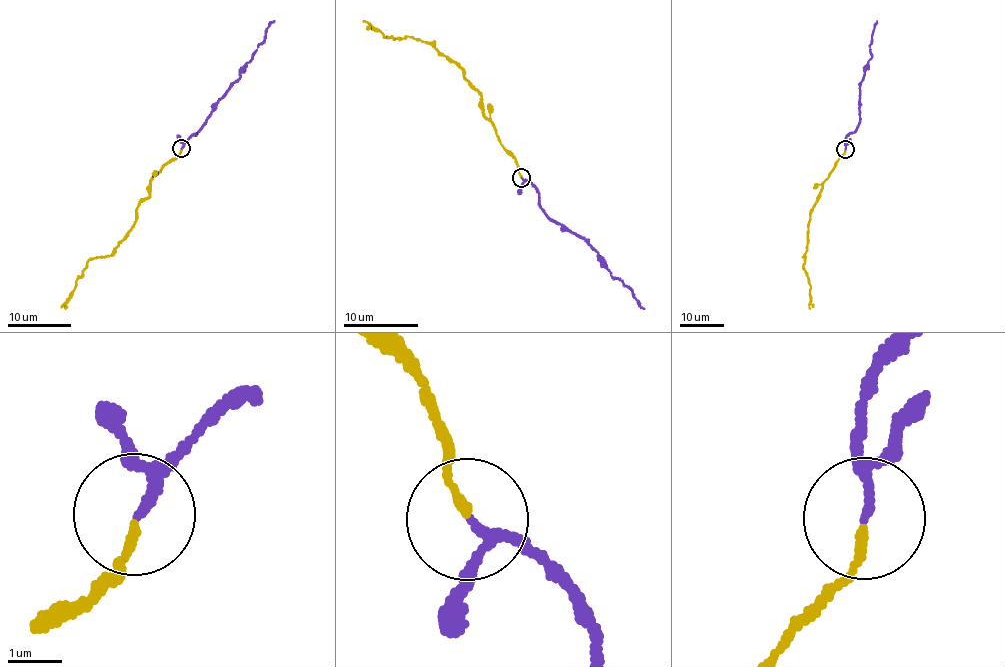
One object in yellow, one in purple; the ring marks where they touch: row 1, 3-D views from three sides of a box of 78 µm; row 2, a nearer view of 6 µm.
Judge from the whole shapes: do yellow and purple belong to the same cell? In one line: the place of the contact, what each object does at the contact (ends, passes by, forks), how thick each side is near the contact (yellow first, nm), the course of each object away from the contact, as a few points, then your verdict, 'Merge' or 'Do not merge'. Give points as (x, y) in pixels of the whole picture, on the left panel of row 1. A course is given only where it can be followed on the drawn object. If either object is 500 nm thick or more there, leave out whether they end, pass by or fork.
Place: (181, 148). At the ring yellow ends. At the ring purple passes by. Thickness 140 nm (yellow) against 120 nm. Course of yellow: (181, 149), (180, 156), (153, 177), (149, 198), (140, 202), (125, 238), (109, 255), (90, 259), (60, 307). Course of purple: (181, 147), (204, 124), (231, 82), (239, 78), (239, 71), (252, 59), (268, 24), (275, 20). Merge

